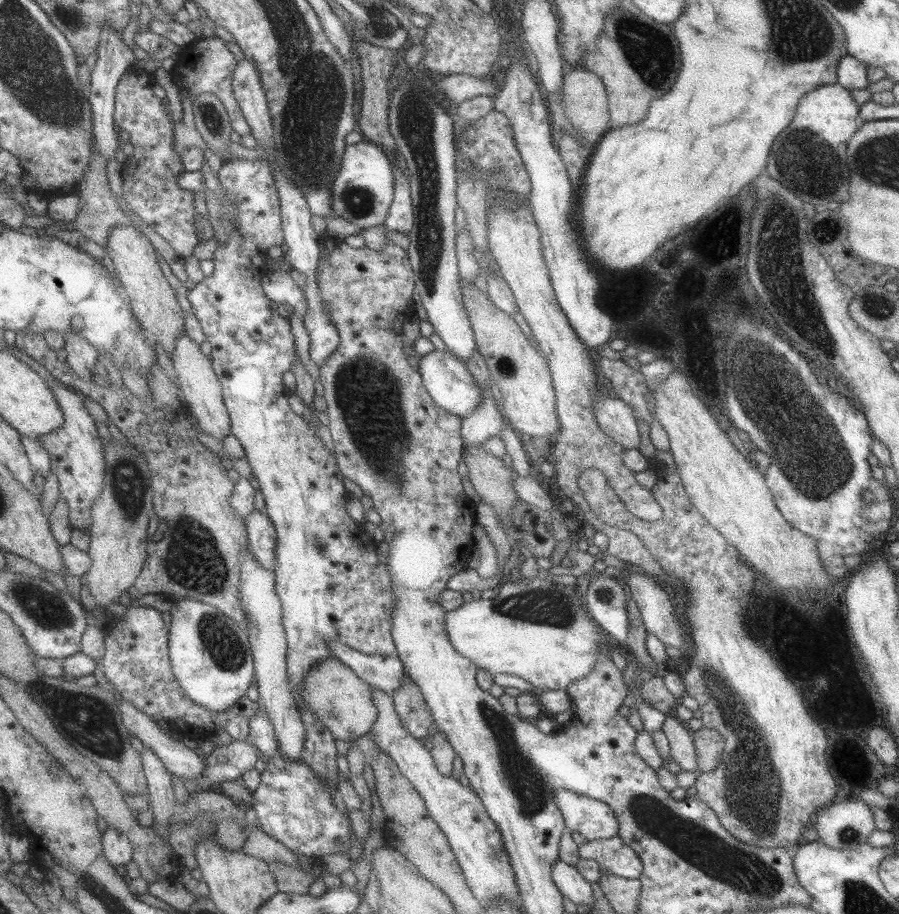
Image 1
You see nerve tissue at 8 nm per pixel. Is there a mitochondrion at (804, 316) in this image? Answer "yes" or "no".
yes

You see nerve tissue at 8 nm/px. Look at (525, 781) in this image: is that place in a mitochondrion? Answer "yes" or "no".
yes

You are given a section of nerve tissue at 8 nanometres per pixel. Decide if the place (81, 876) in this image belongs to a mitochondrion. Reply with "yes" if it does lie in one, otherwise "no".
yes

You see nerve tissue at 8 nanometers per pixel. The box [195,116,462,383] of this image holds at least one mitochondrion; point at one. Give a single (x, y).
(358, 202)

